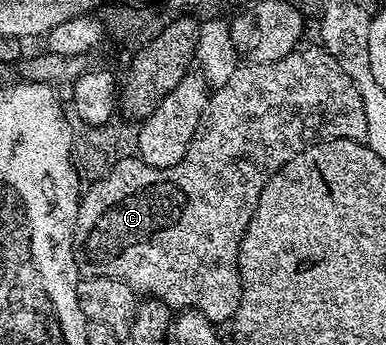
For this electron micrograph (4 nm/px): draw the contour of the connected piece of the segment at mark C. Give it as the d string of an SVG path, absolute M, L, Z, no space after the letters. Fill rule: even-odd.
M299 47L294 49L284 59L279 61L269 61L268 63L239 64L238 70L228 79L223 86L215 88L209 94L206 110L202 116L202 121L198 125L198 133L192 139L184 159L167 169L157 169L148 163L144 163L137 156L128 157L123 161L117 162L112 168L103 175L98 181L93 182L81 194L78 203L78 214L74 224L74 258L76 267L82 277L111 277L120 279L133 287L134 292L139 295L145 295L147 298L162 301L170 306L174 311L193 311L203 313L212 323L218 321L229 322L233 318L236 307L240 307L240 275L238 274L238 244L242 241L244 231L254 214L256 203L260 199L260 191L266 186L266 181L276 171L280 171L285 165L293 159L299 149L303 148L307 140L306 129L318 133L319 138L329 139L331 137L347 137L353 141L365 142L366 140L366 116L364 115L364 103L356 83L336 63L336 59L325 49L315 47L315 49L305 49Z

